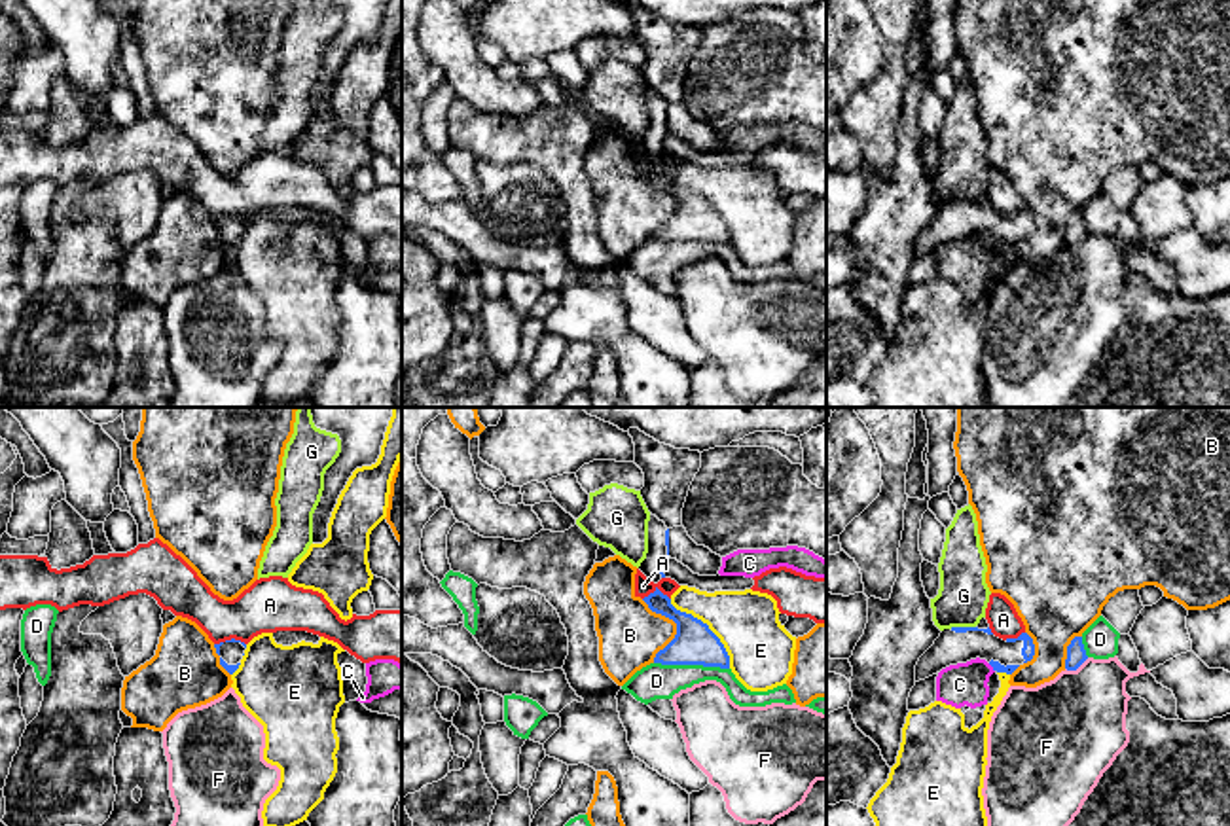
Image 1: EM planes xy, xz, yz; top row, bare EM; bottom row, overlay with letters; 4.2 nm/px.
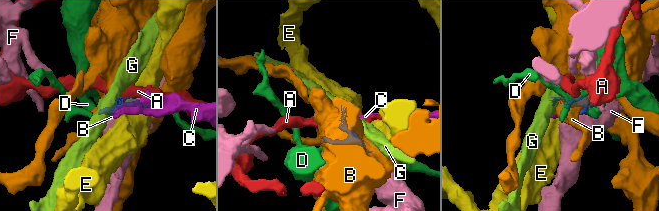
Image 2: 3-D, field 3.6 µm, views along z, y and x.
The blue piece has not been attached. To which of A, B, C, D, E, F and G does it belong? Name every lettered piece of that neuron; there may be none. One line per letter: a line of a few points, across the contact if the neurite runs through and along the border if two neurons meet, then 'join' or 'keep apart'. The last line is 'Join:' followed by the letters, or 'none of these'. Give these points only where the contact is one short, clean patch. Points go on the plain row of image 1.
A: line xz (643, 173), (660, 165), (669, 175); keep apart
B: keep apart
C: line yz (988, 239), (994, 247); keep apart
D: keep apart
E: keep apart
F: keep apart
G: line yz (975, 201), (950, 203); keep apart
Join: none of these

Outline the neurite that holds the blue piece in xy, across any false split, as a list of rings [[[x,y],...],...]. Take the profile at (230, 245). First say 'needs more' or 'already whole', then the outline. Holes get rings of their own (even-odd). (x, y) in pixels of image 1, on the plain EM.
needs more | [[[231,214],[231,216],[214,220],[214,224],[216,224],[216,229],[220,231],[220,241],[229,250],[233,250],[241,241],[241,235],[244,231],[246,220],[241,218],[241,216]]]

